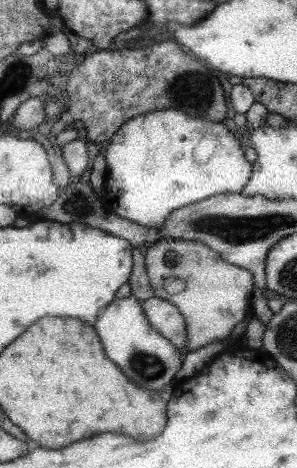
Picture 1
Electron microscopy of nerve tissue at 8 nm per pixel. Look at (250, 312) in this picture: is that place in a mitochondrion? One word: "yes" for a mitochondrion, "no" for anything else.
no

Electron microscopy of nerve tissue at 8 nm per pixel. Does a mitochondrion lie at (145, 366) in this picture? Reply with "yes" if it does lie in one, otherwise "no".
yes

